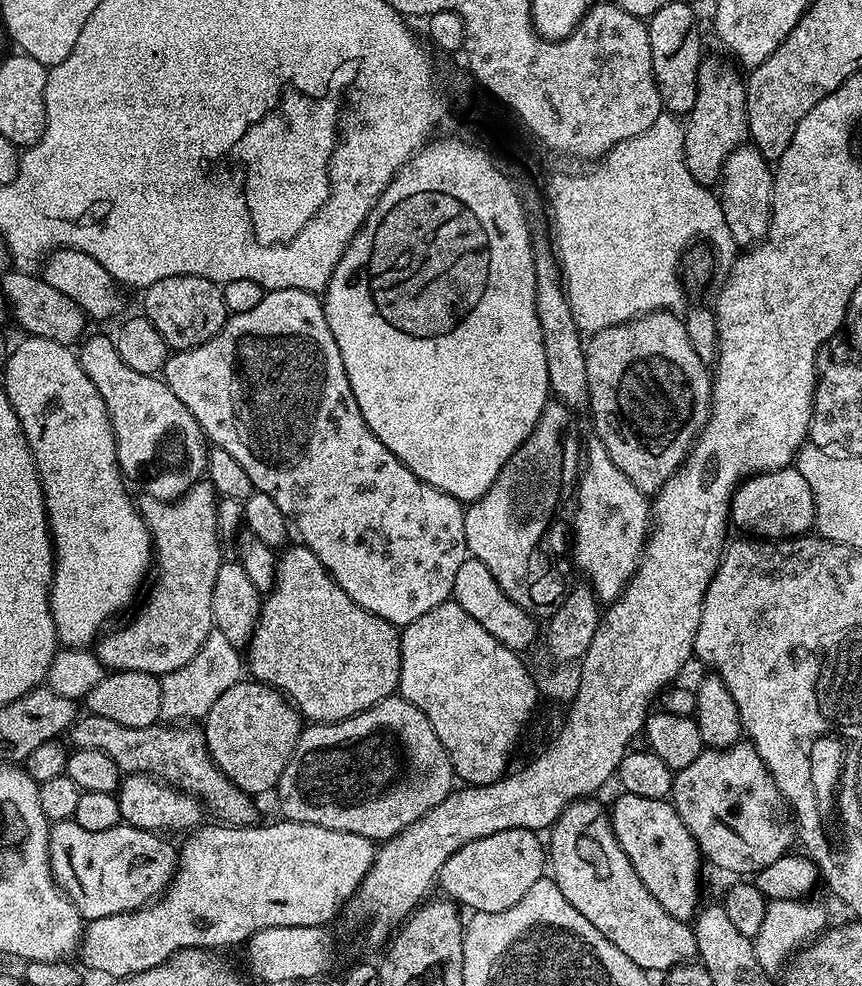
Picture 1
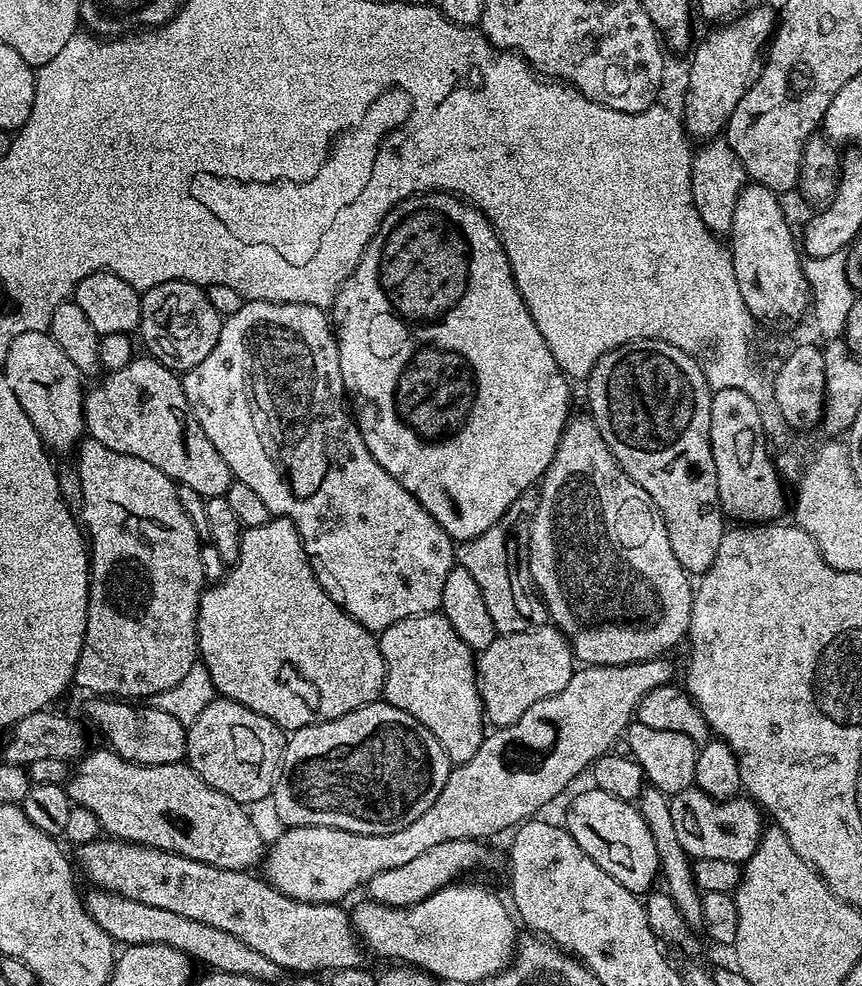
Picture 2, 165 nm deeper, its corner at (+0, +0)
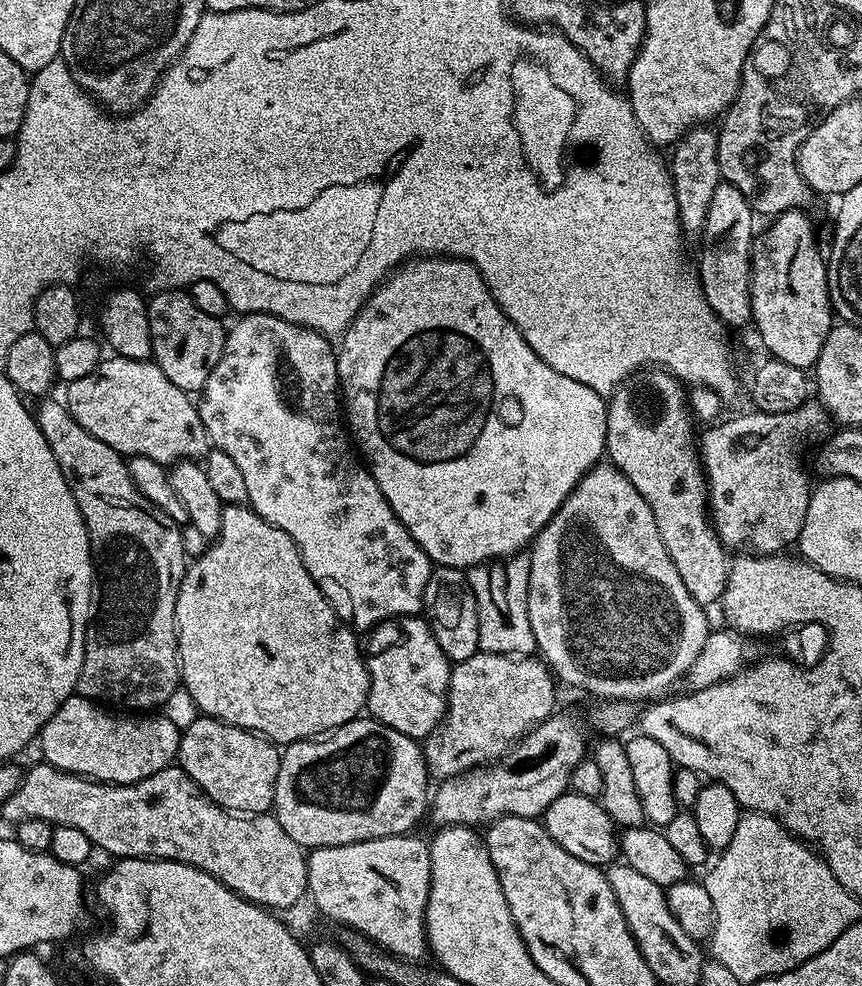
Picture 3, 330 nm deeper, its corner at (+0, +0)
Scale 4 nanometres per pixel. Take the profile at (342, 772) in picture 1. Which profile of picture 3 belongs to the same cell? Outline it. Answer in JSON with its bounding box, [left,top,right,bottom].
[276,718,430,850]

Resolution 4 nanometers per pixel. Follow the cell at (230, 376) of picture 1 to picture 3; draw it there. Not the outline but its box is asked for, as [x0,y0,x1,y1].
[198,312,434,630]

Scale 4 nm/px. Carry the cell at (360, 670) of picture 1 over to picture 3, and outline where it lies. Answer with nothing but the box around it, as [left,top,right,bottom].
[176,504,368,746]

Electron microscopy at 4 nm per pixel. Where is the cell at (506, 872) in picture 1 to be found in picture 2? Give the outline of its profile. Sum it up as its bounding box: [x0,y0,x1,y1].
[366,840,487,908]

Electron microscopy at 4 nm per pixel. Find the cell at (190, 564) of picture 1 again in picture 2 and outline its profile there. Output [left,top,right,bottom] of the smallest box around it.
[72,438,206,702]

